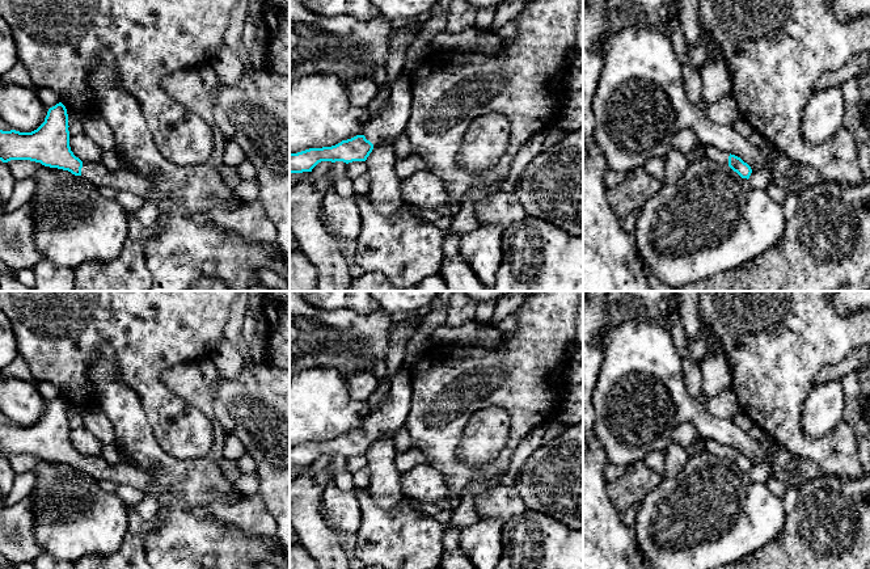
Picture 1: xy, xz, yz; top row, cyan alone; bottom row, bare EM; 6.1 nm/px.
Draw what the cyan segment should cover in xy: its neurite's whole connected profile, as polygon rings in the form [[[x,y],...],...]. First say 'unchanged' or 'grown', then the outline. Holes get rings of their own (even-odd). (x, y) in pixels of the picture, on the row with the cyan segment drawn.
grown; [[[59,102],[50,108],[45,122],[31,132],[0,130],[0,160],[30,160],[45,167],[68,170],[98,186],[128,191],[143,199],[153,199],[155,193],[148,181],[127,167],[107,169],[102,161],[84,163],[69,147],[68,114]]]

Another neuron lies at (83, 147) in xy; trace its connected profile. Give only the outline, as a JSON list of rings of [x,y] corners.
[[[84,132],[69,138],[71,151],[84,163],[100,163],[104,149]]]

